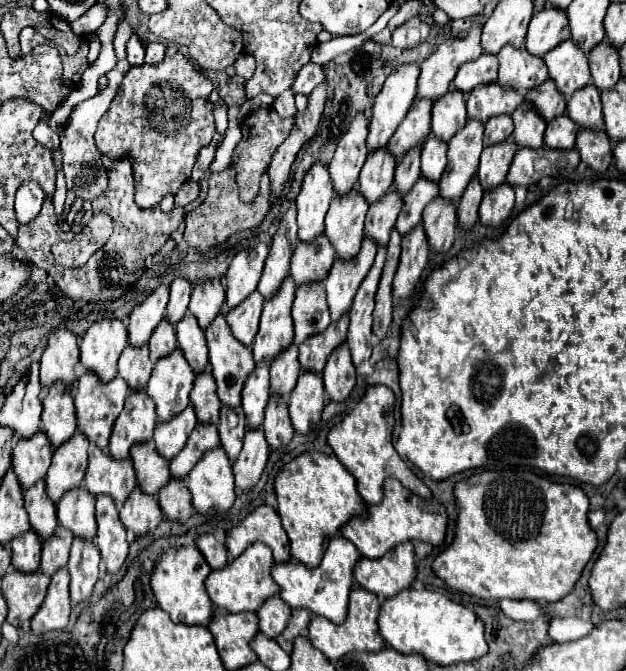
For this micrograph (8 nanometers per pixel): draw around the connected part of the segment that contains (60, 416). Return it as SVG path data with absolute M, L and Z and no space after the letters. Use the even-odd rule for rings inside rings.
M57 381L47 389L47 397L43 399L41 427L53 447L63 445L77 431L71 387L65 383Z

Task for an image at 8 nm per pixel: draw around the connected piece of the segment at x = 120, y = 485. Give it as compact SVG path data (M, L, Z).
M99 447L89 455L89 465L85 471L85 489L91 495L111 495L115 505L121 509L131 487L137 485L135 469L131 457L115 459L103 453Z

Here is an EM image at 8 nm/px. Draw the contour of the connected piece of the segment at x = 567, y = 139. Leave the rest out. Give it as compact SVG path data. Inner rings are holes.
M567 115L551 119L547 123L547 131L545 131L545 147L551 147L551 149L575 147L575 137L577 137L579 129L581 127L577 123L573 123Z

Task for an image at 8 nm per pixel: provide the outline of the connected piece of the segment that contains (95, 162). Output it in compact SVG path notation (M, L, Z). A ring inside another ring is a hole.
M127 59L117 61L117 65L105 75L107 87L101 89L93 99L77 103L69 115L67 127L59 135L61 137L61 153L63 153L63 171L65 171L65 179L67 179L67 191L71 191L71 195L75 195L75 199L91 201L91 199L95 199L107 191L107 171L101 163L101 151L95 147L93 135L95 135L95 127L97 127L101 115L105 115L105 111L109 109L109 103L115 97L115 91L117 91L117 87L119 87L119 83L121 83L121 79L129 67L131 65L127 63Z

